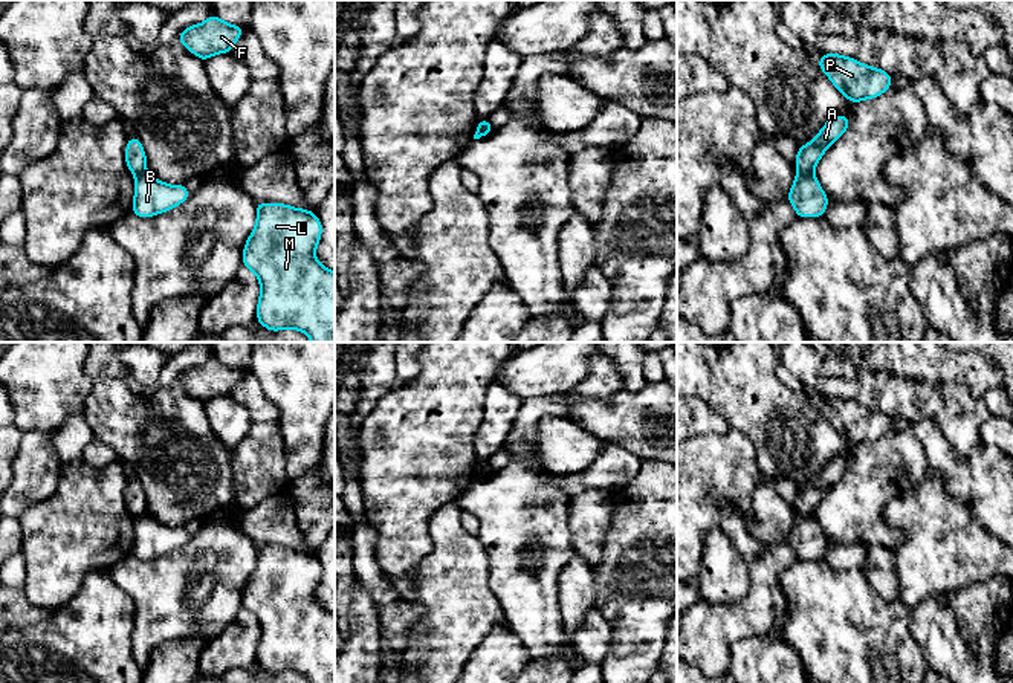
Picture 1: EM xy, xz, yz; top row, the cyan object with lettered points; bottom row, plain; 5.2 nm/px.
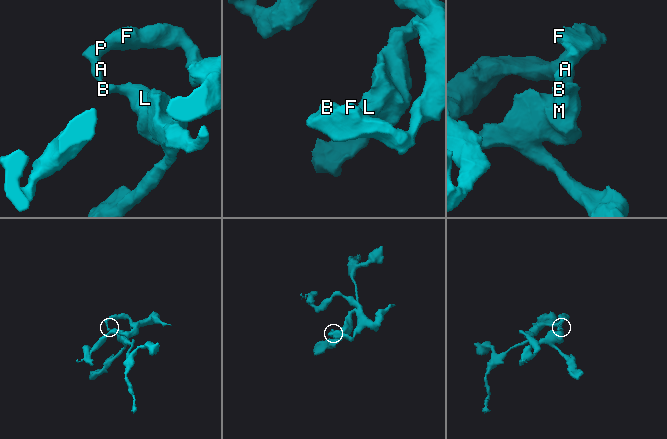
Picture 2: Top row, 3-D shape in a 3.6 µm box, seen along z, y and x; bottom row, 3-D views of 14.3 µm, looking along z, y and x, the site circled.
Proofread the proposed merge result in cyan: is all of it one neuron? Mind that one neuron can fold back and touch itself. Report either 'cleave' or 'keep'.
cleave

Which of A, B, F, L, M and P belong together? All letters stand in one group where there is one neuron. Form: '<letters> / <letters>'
A F P / B L M

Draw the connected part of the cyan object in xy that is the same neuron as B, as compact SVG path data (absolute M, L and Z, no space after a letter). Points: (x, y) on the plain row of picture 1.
M142 515L134 518L131 555L141 561L148 561L176 550L189 538L185 527L168 527L148 515Z

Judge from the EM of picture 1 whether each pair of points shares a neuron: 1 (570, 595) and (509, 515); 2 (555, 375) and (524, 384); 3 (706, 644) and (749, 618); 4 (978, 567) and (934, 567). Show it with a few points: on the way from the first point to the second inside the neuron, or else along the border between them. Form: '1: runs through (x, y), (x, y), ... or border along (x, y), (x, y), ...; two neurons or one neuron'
1: border along (575, 553), (559, 572), (559, 616); two neurons
2: runs through (547, 375), (532, 376); one neuron
3: runs through (717, 633), (724, 625), (738, 621); one neuron
4: runs through (967, 567), (945, 567); one neuron

